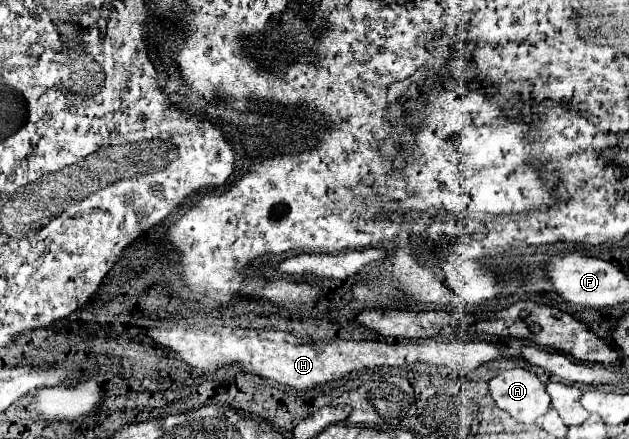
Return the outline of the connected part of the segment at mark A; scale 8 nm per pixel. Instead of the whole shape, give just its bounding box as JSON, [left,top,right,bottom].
[488,367,550,423]

